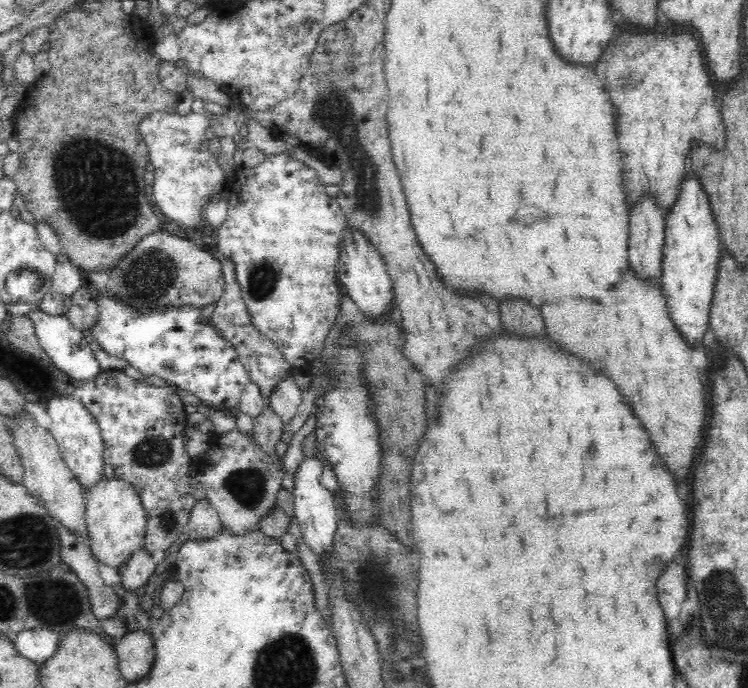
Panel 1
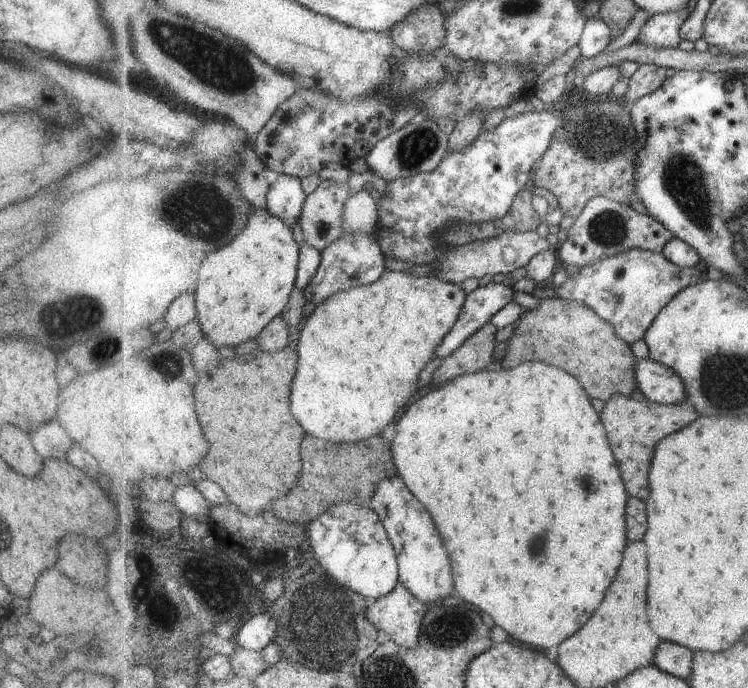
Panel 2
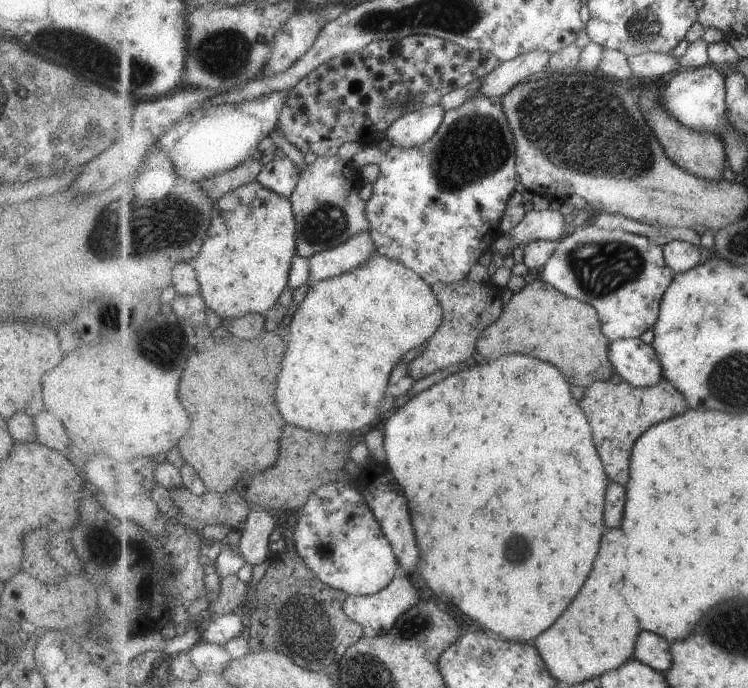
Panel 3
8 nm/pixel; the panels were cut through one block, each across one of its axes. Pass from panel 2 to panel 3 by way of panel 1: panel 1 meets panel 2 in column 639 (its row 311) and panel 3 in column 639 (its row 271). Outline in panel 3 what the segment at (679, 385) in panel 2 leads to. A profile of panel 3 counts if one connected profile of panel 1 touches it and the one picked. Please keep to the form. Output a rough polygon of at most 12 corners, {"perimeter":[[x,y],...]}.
{"perimeter":[[638,337],[611,342],[609,357],[632,386],[663,378],[654,346]]}

